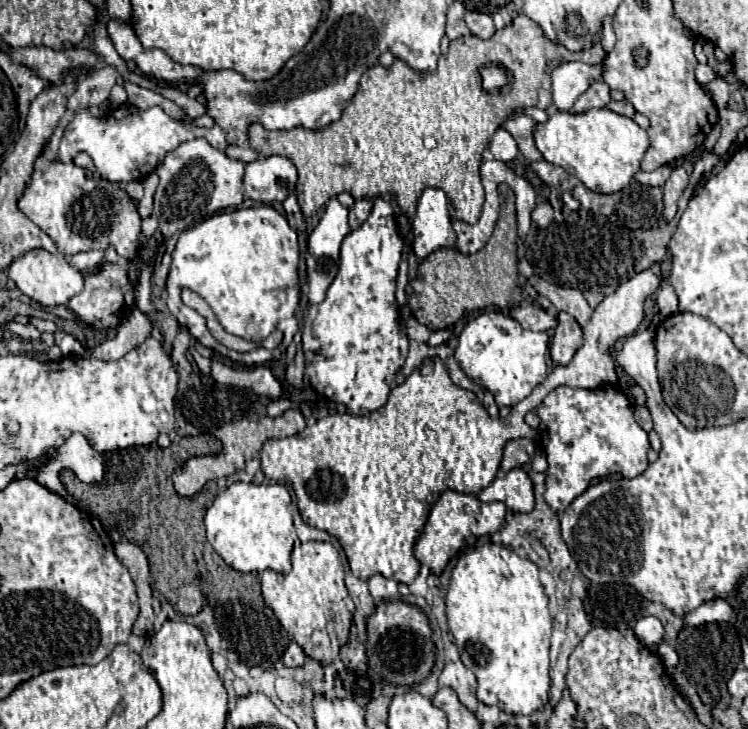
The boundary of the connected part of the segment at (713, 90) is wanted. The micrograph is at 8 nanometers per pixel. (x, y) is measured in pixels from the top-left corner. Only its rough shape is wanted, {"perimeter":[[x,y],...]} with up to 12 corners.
{"perimeter":[[722,78],[706,84],[718,108],[728,104],[732,86]]}

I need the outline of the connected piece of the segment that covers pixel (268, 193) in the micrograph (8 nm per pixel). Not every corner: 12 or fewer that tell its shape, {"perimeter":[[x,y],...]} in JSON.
{"perimeter":[[284,156],[246,164],[244,190],[256,202],[284,202],[296,166]]}

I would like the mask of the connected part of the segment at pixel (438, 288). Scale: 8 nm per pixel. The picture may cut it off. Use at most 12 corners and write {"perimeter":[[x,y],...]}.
{"perimeter":[[514,192],[482,252],[432,252],[407,305],[428,330],[516,308]]}

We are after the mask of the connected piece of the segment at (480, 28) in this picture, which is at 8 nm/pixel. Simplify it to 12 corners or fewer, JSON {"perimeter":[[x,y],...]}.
{"perimeter":[[466,12],[466,24],[478,38],[496,32],[492,16]]}

